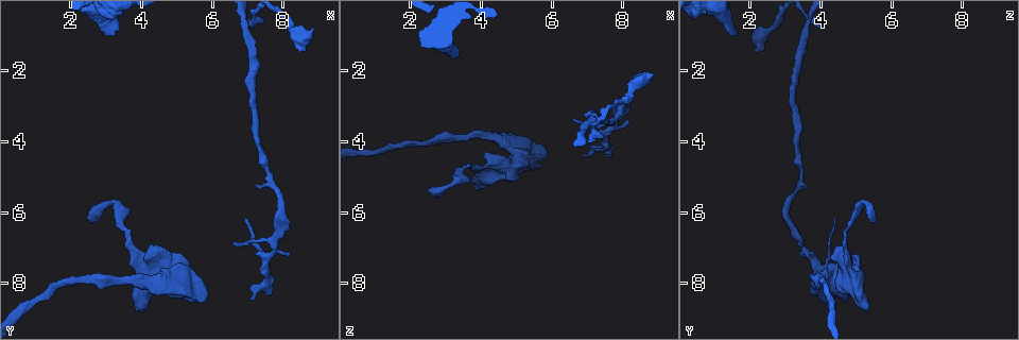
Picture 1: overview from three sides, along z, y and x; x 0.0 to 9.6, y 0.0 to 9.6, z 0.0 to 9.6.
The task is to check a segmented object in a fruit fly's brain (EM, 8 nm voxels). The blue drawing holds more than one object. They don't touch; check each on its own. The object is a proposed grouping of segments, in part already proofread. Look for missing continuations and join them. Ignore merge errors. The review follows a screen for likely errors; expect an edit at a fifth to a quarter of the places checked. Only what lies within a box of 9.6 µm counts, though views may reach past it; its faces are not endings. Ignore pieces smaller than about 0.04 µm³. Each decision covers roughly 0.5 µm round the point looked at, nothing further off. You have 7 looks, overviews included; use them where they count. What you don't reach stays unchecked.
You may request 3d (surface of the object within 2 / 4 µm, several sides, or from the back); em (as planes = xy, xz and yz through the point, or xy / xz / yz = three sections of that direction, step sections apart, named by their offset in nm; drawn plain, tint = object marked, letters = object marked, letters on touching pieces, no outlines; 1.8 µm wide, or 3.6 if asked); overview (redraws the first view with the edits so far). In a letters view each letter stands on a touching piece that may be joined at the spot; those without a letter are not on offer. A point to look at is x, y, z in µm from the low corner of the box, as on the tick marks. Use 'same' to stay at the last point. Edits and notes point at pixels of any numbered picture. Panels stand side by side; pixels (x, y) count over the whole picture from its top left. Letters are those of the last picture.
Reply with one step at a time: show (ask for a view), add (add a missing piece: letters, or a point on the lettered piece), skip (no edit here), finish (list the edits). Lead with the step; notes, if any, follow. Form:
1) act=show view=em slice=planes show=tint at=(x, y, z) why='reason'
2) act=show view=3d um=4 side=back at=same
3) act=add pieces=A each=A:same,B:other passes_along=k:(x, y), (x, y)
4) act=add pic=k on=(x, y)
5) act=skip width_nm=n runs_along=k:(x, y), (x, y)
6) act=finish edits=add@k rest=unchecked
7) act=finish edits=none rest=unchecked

act=show view=3d um=4 at=(3.95, 8.80, 5.35) why='stops while still wide'

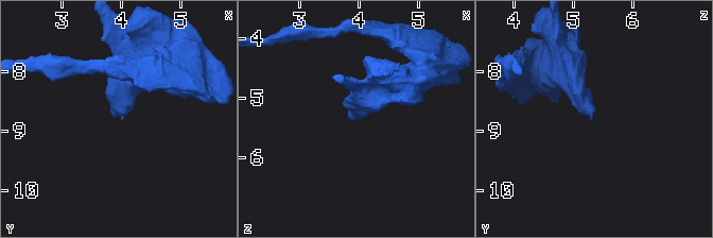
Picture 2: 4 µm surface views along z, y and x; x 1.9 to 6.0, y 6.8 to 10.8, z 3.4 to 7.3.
act=show view=em slice=planes show=plain at=(4.00, 8.80, 5.30) why='shape alone is not enough'

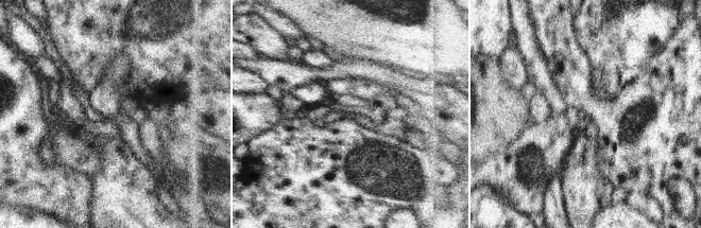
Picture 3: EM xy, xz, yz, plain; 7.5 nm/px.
act=show view=em slice=planes show=letters at=same why='what lies round it'

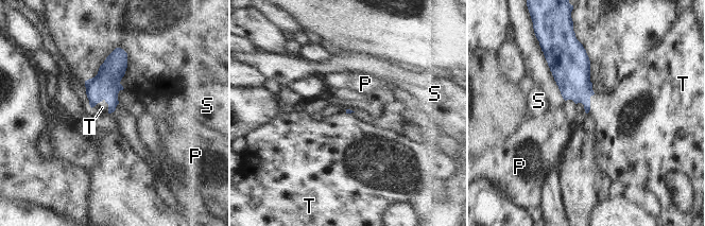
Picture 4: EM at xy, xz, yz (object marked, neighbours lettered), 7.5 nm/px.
act=add pic=4 on=(102, 107) longest_contact=P:420nm each=P:other,S:other,T:same found='it goes on there'

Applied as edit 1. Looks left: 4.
act=show view=em slice=planes show=letters at=(7.30, 5.30, 3.60) why='tapers out'

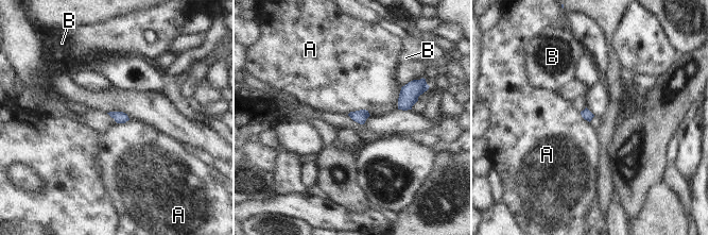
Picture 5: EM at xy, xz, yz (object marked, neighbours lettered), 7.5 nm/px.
act=skip each=A:other,B:other border=5:(347, 114), (365, 110), (370, 115) found='no lettered piece goes on from it'

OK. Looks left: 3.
act=show view=em slice=planes show=letters at=(7.65, 8.30, 4.40) why='free end'

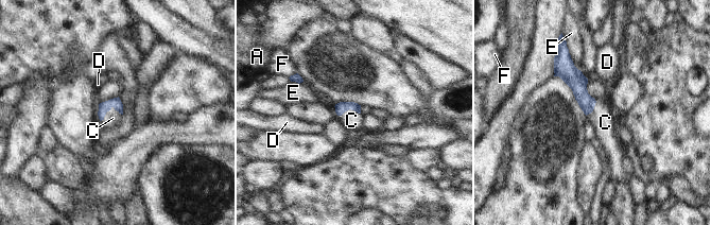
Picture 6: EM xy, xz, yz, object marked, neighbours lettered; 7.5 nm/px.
act=add pic=6 on=(113, 118) longest_contact=C:190nm each=A:other,C:same,D:other,E:other,F:other passes_along=6:(105, 106), (109, 109), (113, 118) found='the neuron continues'

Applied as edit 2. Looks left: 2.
act=finish edits=add@4,add@6 rest=unchecked

